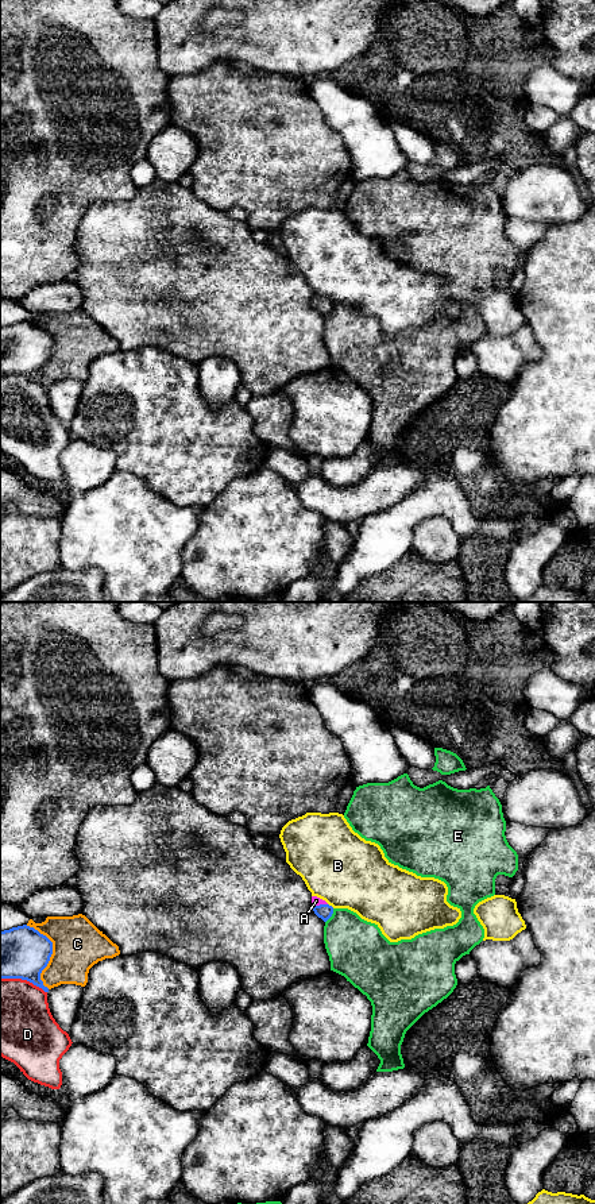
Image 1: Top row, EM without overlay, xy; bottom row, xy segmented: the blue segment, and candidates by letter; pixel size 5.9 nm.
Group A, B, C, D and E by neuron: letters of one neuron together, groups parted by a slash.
A / B / C / D / E

